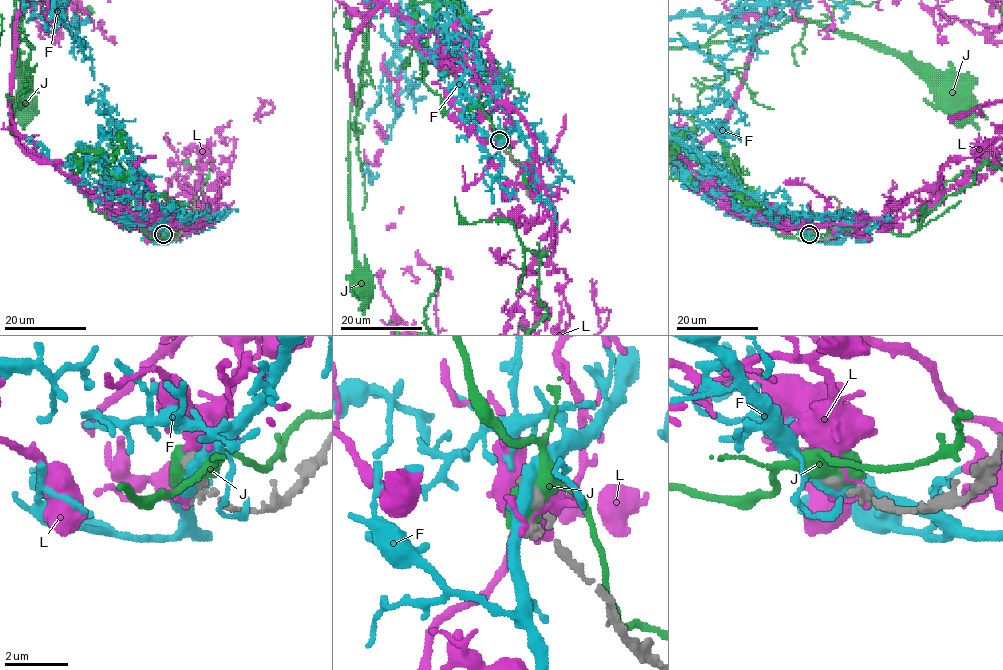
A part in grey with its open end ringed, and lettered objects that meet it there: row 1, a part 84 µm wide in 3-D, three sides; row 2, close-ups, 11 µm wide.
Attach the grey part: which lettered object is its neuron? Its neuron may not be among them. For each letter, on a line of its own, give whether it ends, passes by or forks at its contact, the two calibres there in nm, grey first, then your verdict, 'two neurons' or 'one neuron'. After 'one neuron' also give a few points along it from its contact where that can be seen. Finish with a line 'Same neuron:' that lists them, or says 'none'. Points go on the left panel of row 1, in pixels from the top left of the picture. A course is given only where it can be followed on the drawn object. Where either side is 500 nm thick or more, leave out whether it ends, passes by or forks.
F: it passes by | 320/400 nm | two neurons
J: 320/700 nm | two neurons
L: it forks | 200/440 nm | two neurons
Same neuron: none

